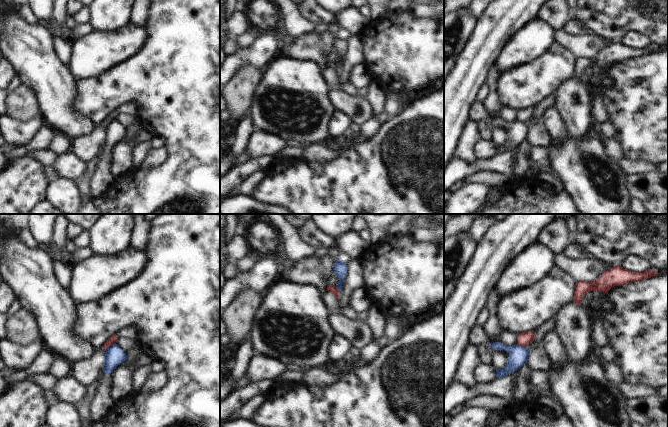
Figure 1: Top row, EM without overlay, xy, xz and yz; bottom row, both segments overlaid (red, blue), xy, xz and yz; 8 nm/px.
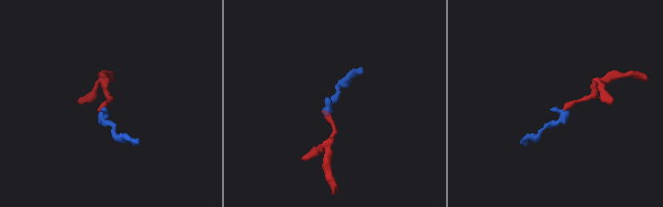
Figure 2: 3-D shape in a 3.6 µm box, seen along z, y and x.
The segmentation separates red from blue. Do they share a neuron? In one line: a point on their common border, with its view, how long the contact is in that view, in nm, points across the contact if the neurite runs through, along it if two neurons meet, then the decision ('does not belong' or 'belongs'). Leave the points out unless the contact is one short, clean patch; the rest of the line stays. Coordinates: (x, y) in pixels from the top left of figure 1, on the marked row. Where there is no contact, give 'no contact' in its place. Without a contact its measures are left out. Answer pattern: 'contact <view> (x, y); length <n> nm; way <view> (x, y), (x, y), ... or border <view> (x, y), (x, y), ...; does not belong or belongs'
contact xy (110, 345); length 100 nm; border xy (115, 343), (106, 350); does not belong

